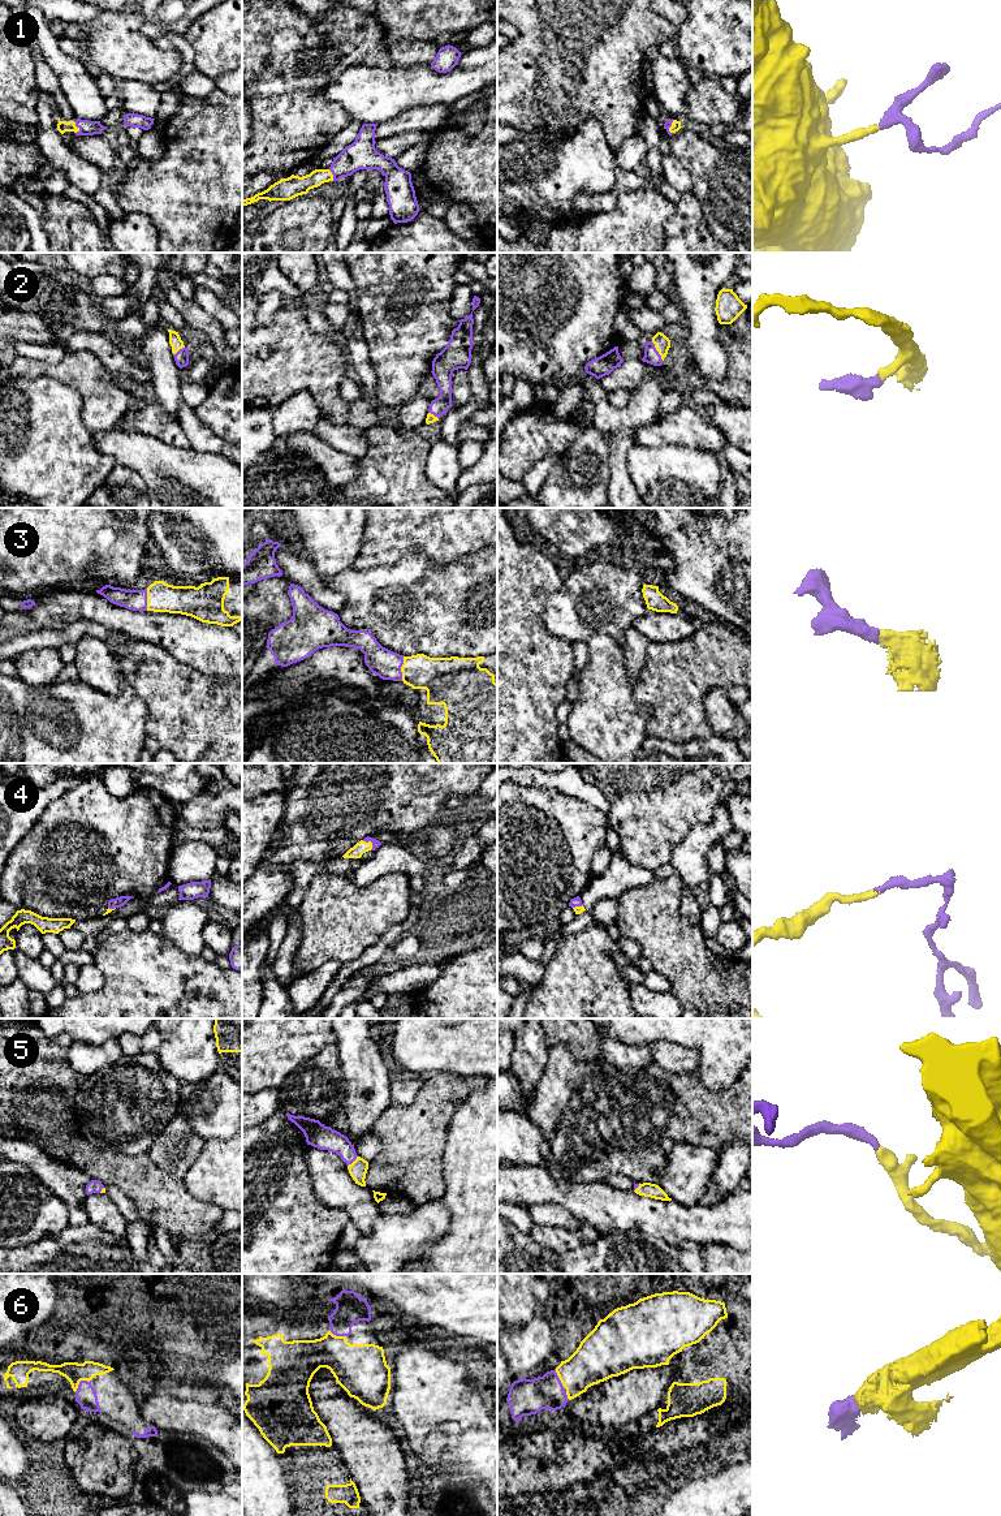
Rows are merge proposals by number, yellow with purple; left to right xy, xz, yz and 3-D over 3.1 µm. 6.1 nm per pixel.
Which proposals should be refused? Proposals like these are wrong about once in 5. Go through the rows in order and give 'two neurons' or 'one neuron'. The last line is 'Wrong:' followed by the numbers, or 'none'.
1: one neuron
2: one neuron
3: one neuron
4: one neuron
5: one neuron
6: one neuron
Wrong: none

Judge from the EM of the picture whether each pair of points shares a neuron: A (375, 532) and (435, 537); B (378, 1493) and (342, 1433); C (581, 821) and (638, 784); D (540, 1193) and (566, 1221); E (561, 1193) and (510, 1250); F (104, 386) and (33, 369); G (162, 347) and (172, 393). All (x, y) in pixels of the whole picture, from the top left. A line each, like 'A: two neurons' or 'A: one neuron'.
A: one neuron
B: one neuron
C: two neurons
D: two neurons
E: two neurons
F: one neuron
G: one neuron

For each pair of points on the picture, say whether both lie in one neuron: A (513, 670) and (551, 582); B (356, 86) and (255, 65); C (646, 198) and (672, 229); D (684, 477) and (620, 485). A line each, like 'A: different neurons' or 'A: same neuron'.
A: same neuron
B: different neurons
C: different neurons
D: different neurons

